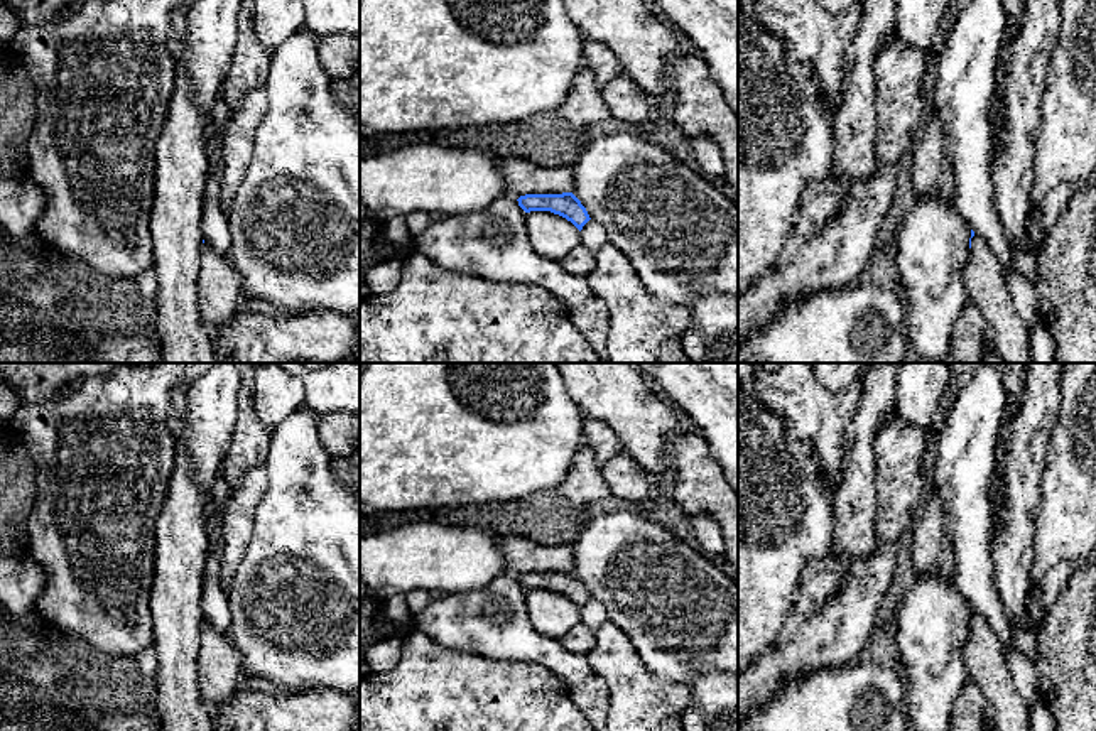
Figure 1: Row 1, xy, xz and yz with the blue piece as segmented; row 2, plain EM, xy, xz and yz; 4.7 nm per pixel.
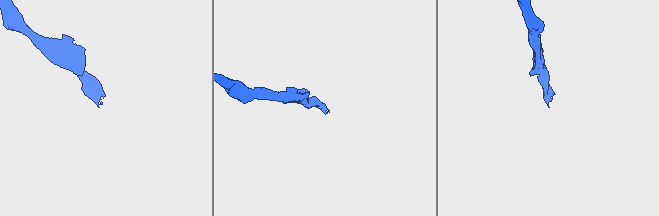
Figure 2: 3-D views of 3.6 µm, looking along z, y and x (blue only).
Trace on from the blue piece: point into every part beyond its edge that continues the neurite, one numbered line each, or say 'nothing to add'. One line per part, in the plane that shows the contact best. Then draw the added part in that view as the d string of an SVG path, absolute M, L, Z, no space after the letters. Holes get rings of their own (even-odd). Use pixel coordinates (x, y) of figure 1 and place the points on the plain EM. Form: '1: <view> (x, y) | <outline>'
1: yz (983, 655) | M974 611L964 643L964 663L969 679L981 689L988 716L998 731L1032 731L1028 706L1015 689L1003 648L988 623Z

